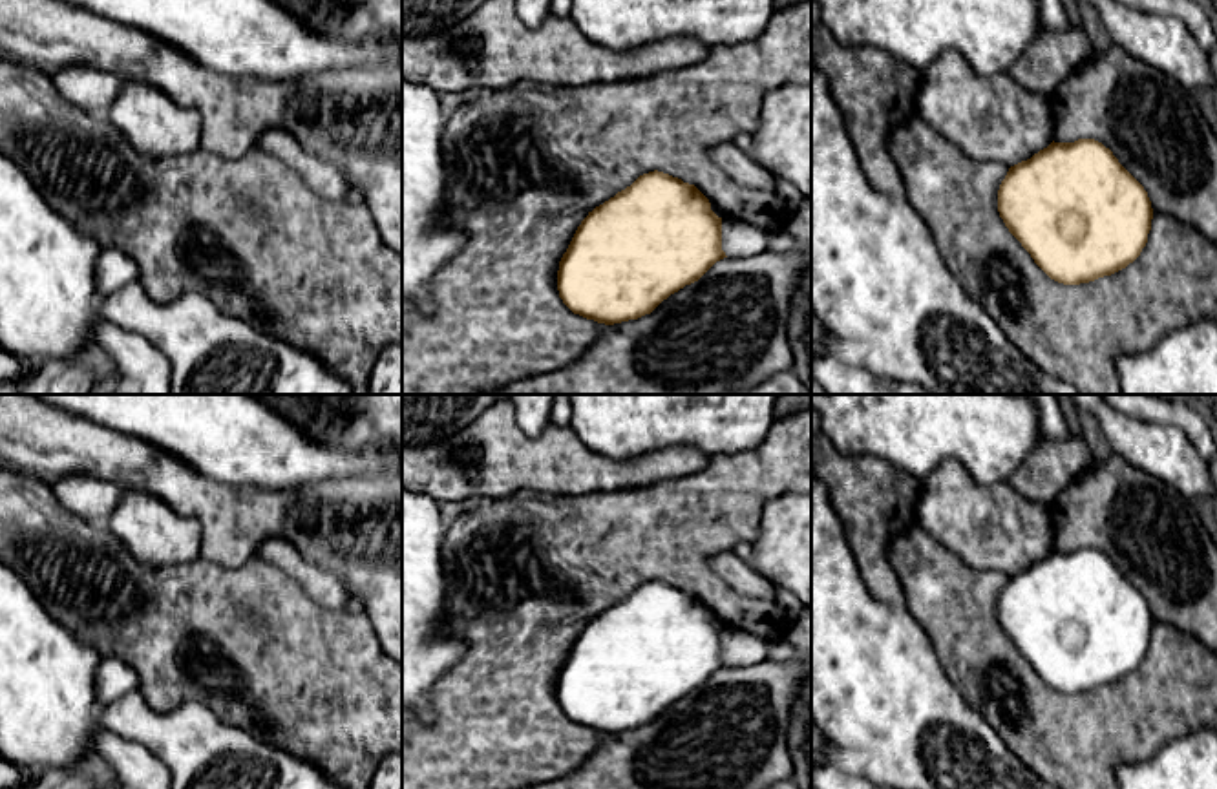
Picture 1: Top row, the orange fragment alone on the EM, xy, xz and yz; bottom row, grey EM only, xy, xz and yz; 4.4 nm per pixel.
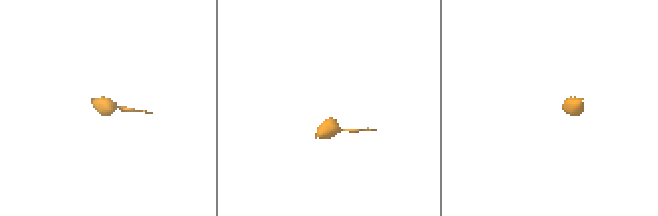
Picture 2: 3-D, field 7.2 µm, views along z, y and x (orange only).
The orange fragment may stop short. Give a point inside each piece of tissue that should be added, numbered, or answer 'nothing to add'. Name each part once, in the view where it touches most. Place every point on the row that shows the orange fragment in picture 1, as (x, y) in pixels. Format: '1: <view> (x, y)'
nothing to add

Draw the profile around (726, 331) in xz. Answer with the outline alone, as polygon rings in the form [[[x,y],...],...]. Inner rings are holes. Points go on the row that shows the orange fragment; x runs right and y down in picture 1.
[[[811,201],[791,221],[799,248],[789,254],[724,258],[698,281],[663,300],[651,314],[603,325],[596,343],[565,369],[515,380],[484,394],[727,394],[793,369],[788,312],[811,259]]]

